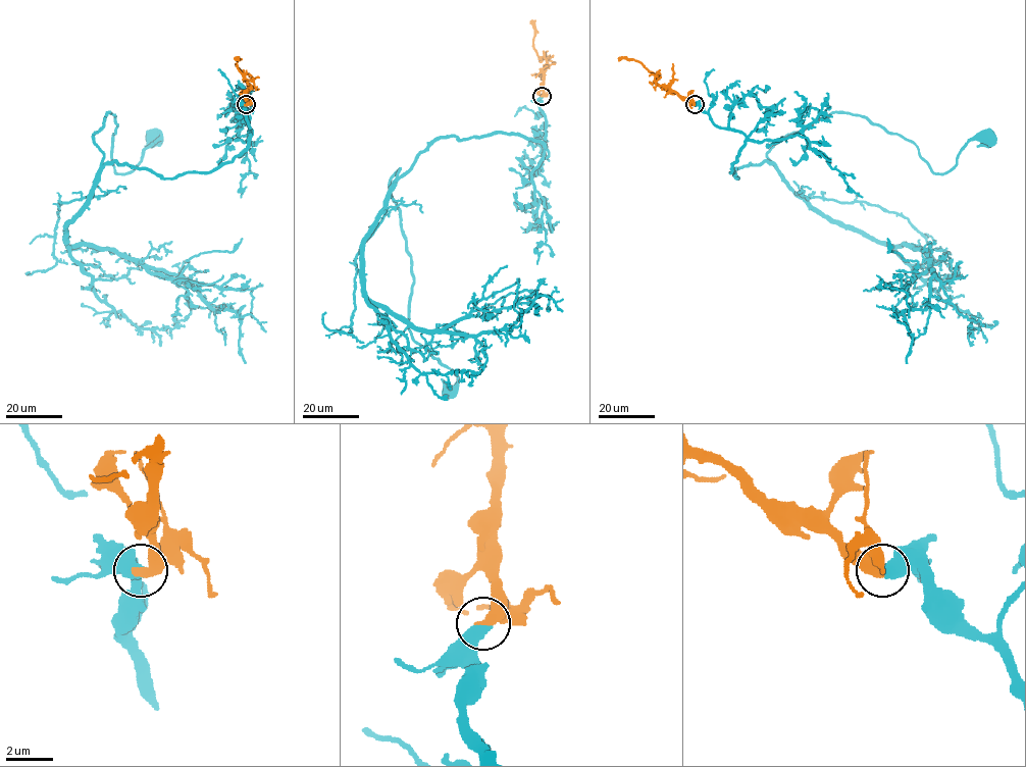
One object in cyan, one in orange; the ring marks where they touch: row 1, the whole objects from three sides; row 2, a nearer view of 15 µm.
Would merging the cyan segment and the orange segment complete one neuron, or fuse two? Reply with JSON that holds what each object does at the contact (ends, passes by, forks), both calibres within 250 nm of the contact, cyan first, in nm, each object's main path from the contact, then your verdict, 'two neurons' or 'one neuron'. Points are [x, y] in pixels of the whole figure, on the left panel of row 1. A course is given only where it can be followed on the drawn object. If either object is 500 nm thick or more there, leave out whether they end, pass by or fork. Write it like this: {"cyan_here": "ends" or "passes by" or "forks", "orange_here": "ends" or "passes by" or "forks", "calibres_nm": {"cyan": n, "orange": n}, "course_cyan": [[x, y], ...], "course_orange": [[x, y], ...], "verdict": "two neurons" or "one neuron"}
{"calibres_nm": {"cyan": 550, "orange": 480}, "course_cyan": [[245, 105], [249, 145], [207, 172], [101, 165], [93, 136], [114, 115], [118, 173], [153, 140]], "course_orange": [[245, 105], [250, 84], [238, 68], [239, 59], [236, 58]], "verdict": "one neuron"}

